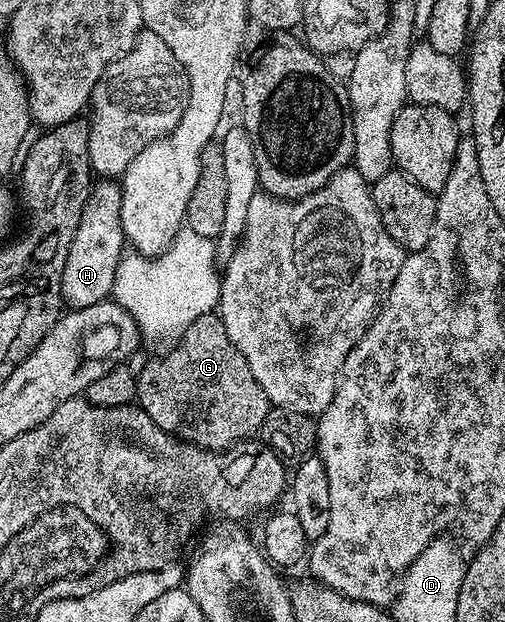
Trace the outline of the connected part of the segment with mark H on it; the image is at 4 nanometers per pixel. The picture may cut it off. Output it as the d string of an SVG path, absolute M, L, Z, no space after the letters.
M99 180L91 187L91 195L81 214L81 224L77 224L77 236L73 236L73 244L69 248L69 256L65 260L65 268L61 280L61 292L64 303L68 307L88 306L104 301L111 294L115 283L115 273L119 267L119 259L125 253L125 239L121 224L121 204L123 188L115 180Z

